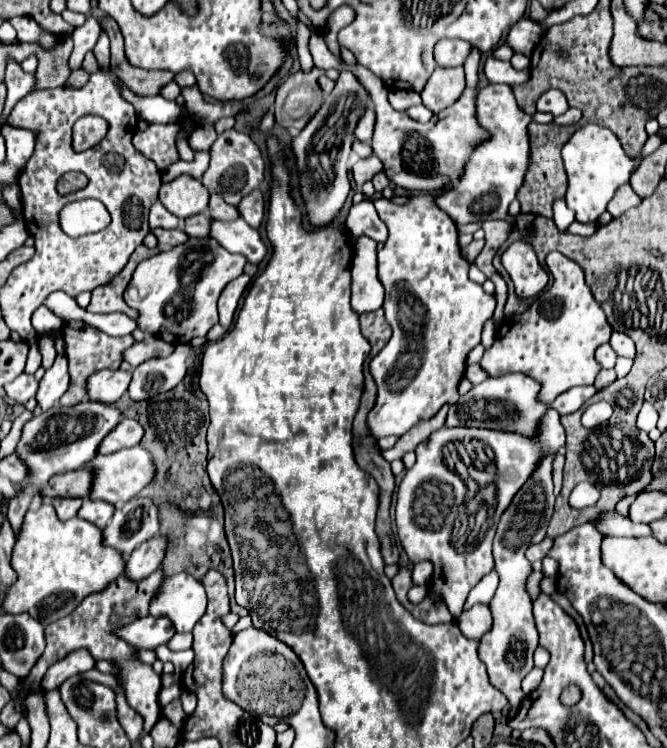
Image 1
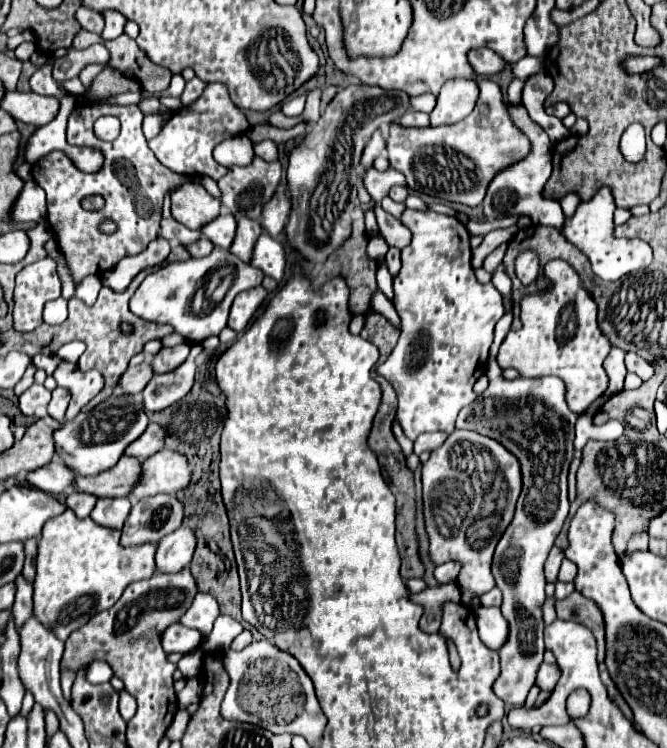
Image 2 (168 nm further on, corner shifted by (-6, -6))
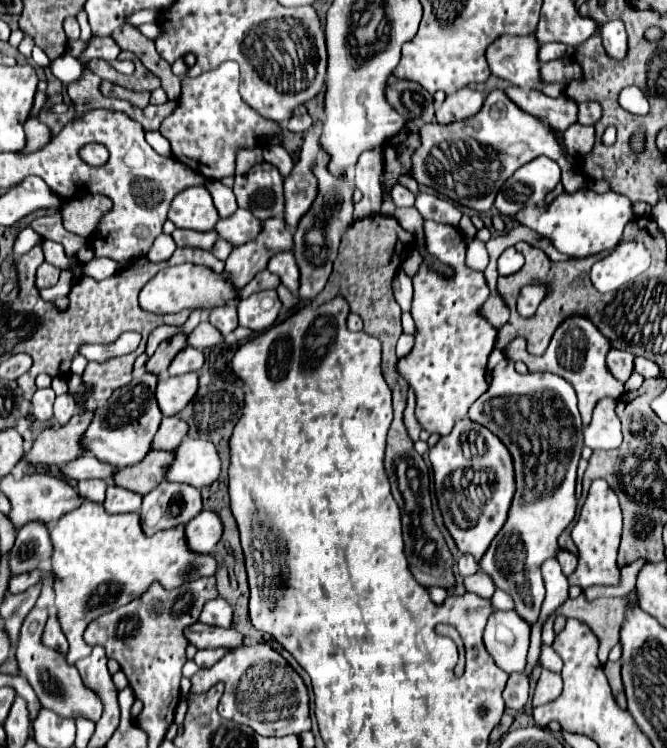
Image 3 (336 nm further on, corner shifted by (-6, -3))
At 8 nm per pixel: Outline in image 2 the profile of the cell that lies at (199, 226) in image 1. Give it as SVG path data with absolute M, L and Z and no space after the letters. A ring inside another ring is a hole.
M223 212L219 214L213 222L209 222L201 232L219 248L229 248L233 244L235 238L235 230L237 230L237 218L231 212Z

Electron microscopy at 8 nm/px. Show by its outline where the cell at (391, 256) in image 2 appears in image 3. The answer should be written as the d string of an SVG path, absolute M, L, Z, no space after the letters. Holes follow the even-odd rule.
M399 267L397 273L395 273L393 291L395 291L395 299L401 305L401 309L409 311L409 303L411 303L411 297L413 297L413 285L411 285L411 277L403 271L403 267Z

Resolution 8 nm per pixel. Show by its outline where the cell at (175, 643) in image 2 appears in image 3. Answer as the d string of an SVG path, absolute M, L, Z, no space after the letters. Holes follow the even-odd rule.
M193 623L185 629L185 639L197 649L217 649L217 647L239 647L243 643L243 635L235 629L209 627L203 623Z

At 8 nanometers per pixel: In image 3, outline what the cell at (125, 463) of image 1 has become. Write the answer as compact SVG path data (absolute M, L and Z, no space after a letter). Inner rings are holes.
M183 439L175 449L175 459L165 471L165 481L187 483L201 489L219 479L221 463L213 443L199 439Z

